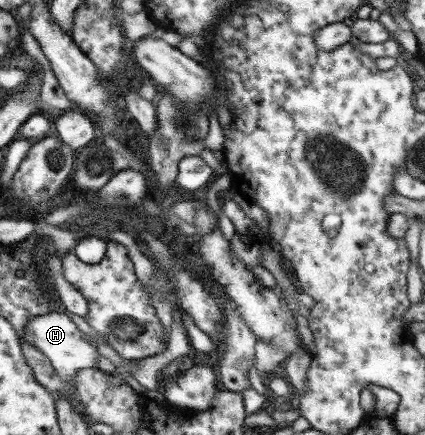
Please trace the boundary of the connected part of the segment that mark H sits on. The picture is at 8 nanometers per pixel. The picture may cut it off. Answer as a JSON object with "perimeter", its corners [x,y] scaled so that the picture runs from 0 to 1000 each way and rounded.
{"perimeter":[[[118,717],[108,724],[85,724],[56,747],[56,770],[52,777],[75,791],[80,800],[99,809],[118,832],[129,857],[148,874],[174,869],[186,848],[228,846],[224,837],[231,830],[231,809],[207,786],[207,779],[193,770],[193,761],[179,752],[179,745],[148,720]]]}

